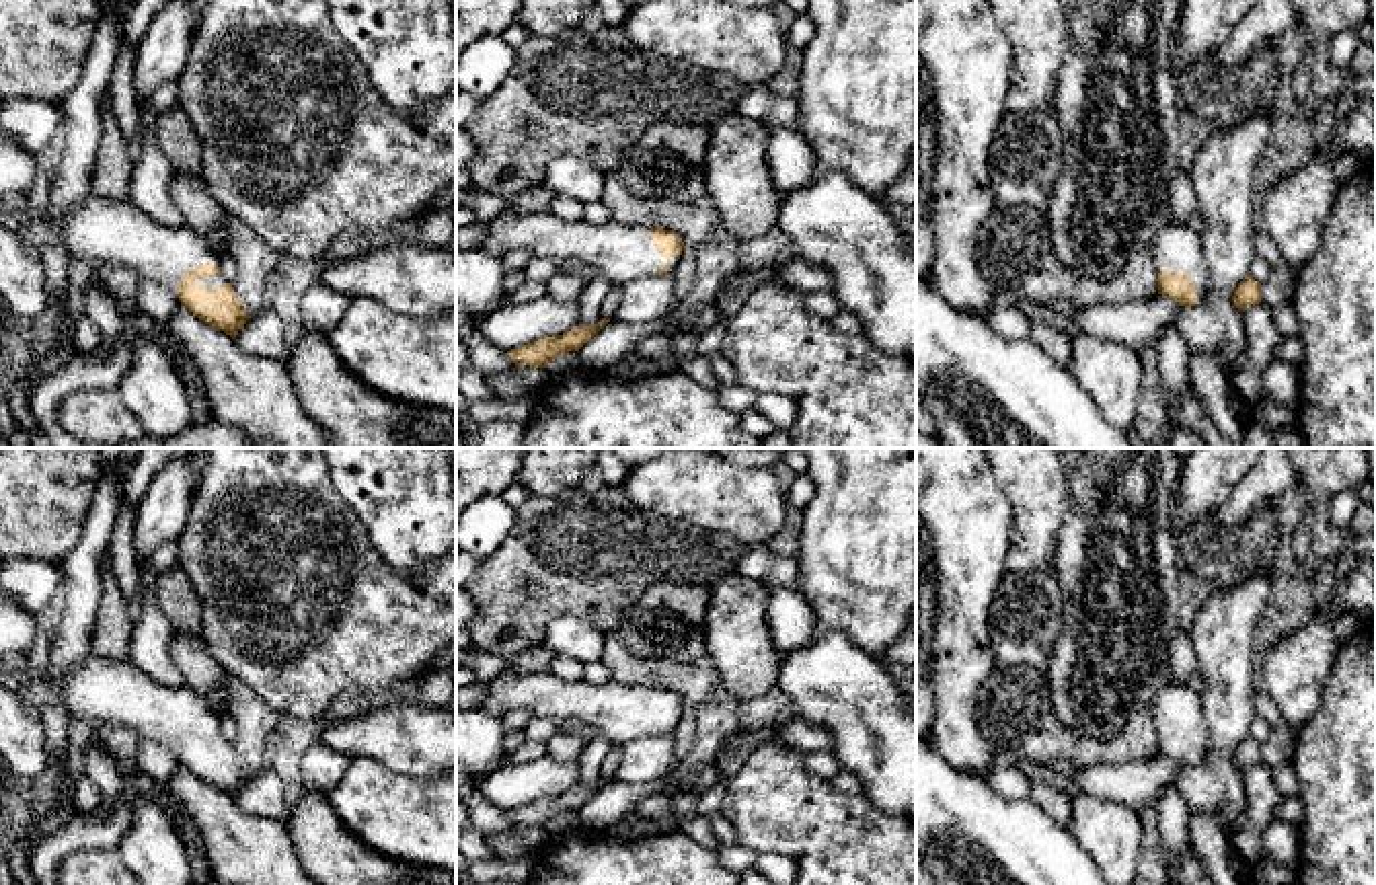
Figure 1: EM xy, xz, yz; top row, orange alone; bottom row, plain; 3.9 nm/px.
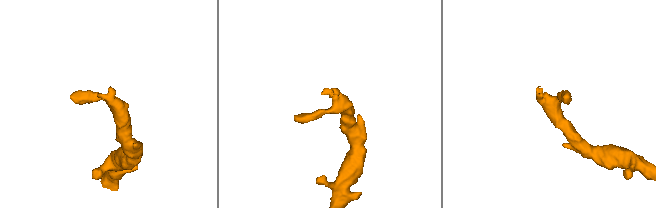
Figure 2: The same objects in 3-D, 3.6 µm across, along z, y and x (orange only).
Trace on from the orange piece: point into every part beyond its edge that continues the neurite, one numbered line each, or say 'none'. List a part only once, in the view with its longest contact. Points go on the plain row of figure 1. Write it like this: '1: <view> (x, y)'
1: xy (101, 690)

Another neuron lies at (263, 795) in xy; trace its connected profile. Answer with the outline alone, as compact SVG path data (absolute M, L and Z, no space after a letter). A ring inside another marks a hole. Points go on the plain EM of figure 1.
M265 764L234 797L238 807L251 815L279 819L288 817L285 786L279 774Z

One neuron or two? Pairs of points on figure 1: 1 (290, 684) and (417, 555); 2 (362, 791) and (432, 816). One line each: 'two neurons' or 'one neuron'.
1: two neurons
2: one neuron

